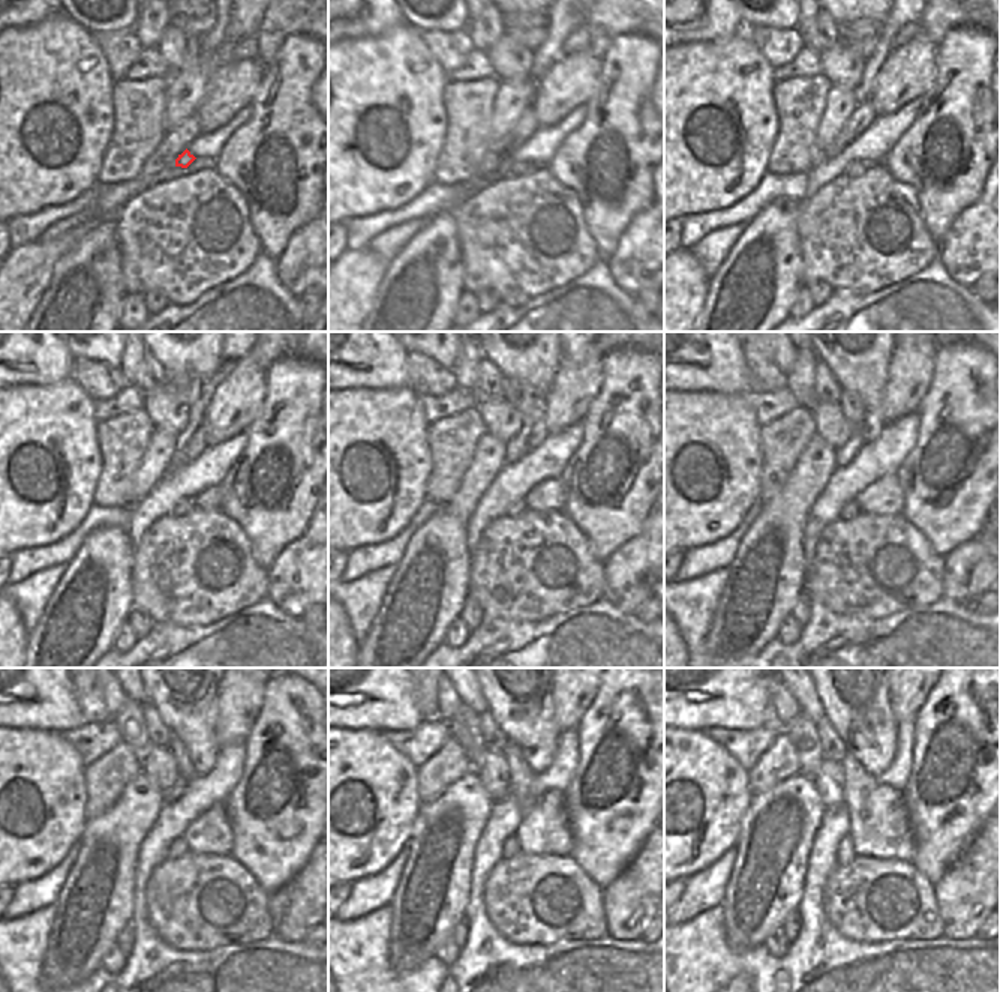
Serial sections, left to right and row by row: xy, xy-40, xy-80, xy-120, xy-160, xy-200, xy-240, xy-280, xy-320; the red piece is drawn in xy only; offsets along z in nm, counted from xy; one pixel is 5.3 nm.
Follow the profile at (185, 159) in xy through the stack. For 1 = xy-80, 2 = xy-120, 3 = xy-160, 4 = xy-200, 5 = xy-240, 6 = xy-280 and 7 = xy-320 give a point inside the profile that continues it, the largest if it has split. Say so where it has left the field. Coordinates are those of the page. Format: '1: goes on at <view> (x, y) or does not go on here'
1: goes on at xy-80 (856, 168)
2: goes on at xy-120 (185, 506)
3: goes on at xy-160 (517, 508)
4: goes on at xy-200 (852, 509)
5: goes on at xy-240 (179, 847)
6: goes on at xy-280 (510, 848)
7: goes on at xy-320 (844, 853)

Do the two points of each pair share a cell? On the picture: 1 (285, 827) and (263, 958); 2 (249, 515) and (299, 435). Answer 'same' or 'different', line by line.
1: different
2: same

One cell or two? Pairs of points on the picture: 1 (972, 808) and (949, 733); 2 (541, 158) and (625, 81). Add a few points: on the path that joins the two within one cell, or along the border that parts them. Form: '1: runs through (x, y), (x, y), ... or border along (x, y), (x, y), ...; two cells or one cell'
1: runs through (972, 790), (973, 778), (967, 772), (967, 751); one cell
2: border along (586, 107), (586, 116), (559, 147); two cells

